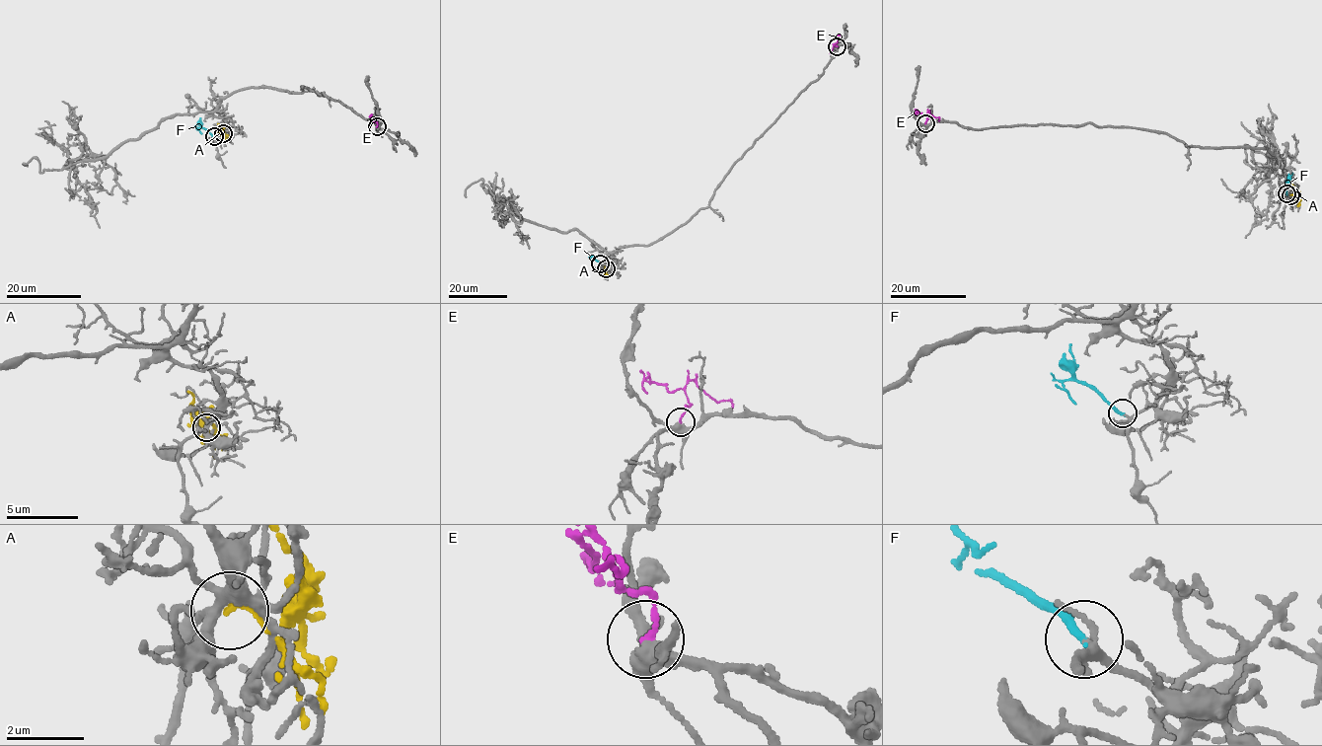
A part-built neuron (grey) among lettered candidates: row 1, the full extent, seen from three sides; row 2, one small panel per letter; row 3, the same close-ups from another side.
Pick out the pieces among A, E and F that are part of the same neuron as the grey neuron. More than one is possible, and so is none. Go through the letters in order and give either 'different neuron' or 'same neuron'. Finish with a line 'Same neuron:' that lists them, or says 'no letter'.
A: different neuron
E: different neuron
F: same neuron
Same neuron: F

